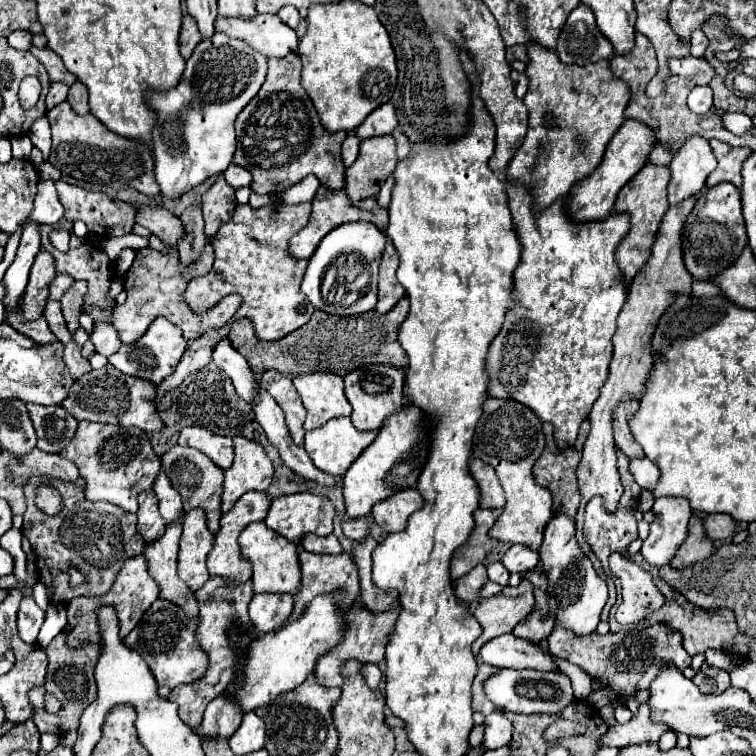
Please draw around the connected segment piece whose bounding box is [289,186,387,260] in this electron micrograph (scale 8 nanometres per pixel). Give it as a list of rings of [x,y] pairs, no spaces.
[[[323,186],[317,190],[313,202],[311,202],[311,218],[307,222],[307,226],[295,234],[293,240],[289,240],[289,254],[293,258],[305,258],[309,260],[315,252],[315,248],[319,246],[319,242],[337,226],[345,224],[345,222],[357,222],[357,220],[365,220],[365,222],[371,222],[375,224],[379,230],[385,230],[387,228],[387,210],[381,210],[377,200],[375,198],[365,198],[365,200],[359,200],[359,202],[351,202],[345,194],[345,190],[339,190],[339,192],[331,192],[331,190],[325,190]]]

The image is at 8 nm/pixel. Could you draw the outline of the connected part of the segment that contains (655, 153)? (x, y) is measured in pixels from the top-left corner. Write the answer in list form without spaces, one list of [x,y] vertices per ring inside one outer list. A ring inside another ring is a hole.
[[[657,146],[657,148],[653,148],[651,150],[651,154],[649,154],[649,158],[647,158],[647,164],[669,164],[671,162],[671,154],[661,146]]]

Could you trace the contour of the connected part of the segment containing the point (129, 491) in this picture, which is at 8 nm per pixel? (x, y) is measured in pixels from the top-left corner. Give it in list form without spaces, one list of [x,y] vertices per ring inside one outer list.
[[[87,420],[79,422],[77,434],[59,454],[71,460],[79,468],[79,474],[85,478],[85,498],[91,502],[103,500],[115,504],[131,514],[137,512],[137,496],[141,492],[153,490],[153,482],[157,480],[161,466],[161,460],[153,452],[143,430],[95,424]]]

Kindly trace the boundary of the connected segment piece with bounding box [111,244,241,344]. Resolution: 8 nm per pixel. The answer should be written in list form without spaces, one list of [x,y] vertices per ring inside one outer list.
[[[207,244],[205,250],[201,252],[201,258],[197,262],[191,262],[189,266],[181,264],[175,246],[167,246],[167,254],[153,250],[153,248],[139,250],[133,266],[129,268],[129,272],[125,276],[127,300],[125,300],[125,304],[117,304],[115,314],[113,314],[113,322],[111,322],[115,326],[121,342],[131,344],[131,342],[139,340],[157,316],[163,316],[171,324],[179,326],[183,330],[183,338],[187,342],[193,342],[195,338],[199,338],[201,334],[205,334],[211,328],[221,328],[241,306],[239,294],[227,296],[217,306],[203,310],[203,312],[189,310],[189,306],[185,306],[185,300],[183,300],[183,294],[185,294],[189,280],[195,278],[195,276],[203,276],[205,272],[211,270],[211,266],[213,266],[213,246],[211,244]]]

